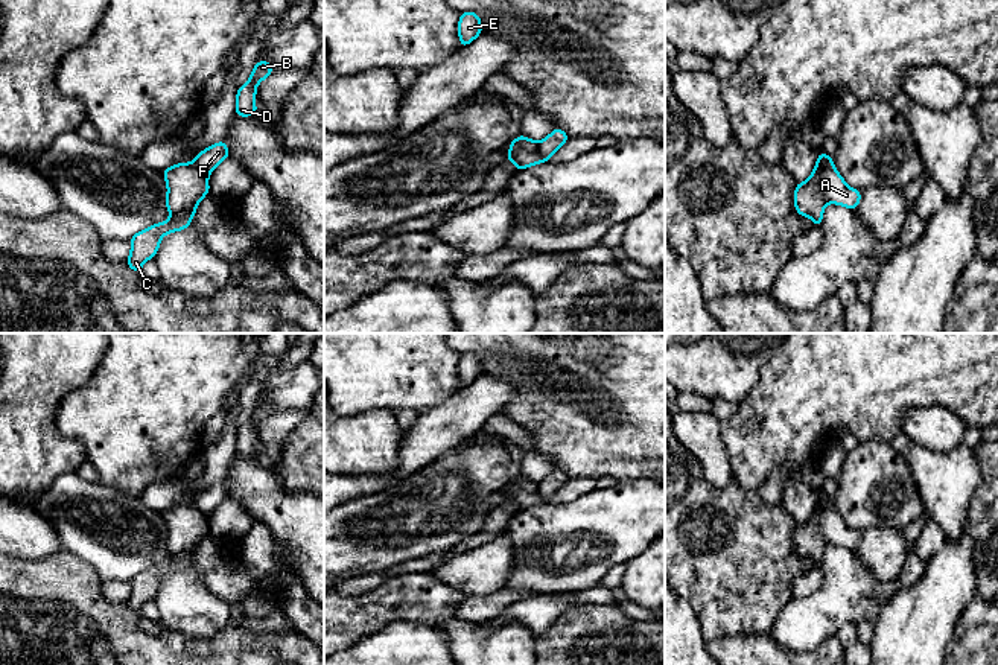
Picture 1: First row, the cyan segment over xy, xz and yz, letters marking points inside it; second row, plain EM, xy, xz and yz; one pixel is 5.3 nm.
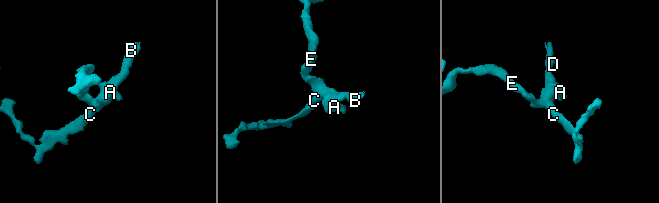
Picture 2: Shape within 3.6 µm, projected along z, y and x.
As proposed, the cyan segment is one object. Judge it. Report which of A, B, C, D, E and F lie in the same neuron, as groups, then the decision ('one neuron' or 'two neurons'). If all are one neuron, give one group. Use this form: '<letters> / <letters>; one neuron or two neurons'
A E / B C D F; two neurons

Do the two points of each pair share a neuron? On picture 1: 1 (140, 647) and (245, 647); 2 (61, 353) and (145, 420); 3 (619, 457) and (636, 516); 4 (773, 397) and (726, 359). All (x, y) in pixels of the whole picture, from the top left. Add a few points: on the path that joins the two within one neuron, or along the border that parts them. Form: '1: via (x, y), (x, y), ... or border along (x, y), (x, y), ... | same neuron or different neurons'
1: via (166, 649), (219, 649) | same neuron
2: border along (107, 349), (98, 369), (63, 397) | different neurons
3: border along (648, 478), (619, 484) | different neurons
4: border along (776, 352), (762, 367), (753, 390), (738, 405) | different neurons

